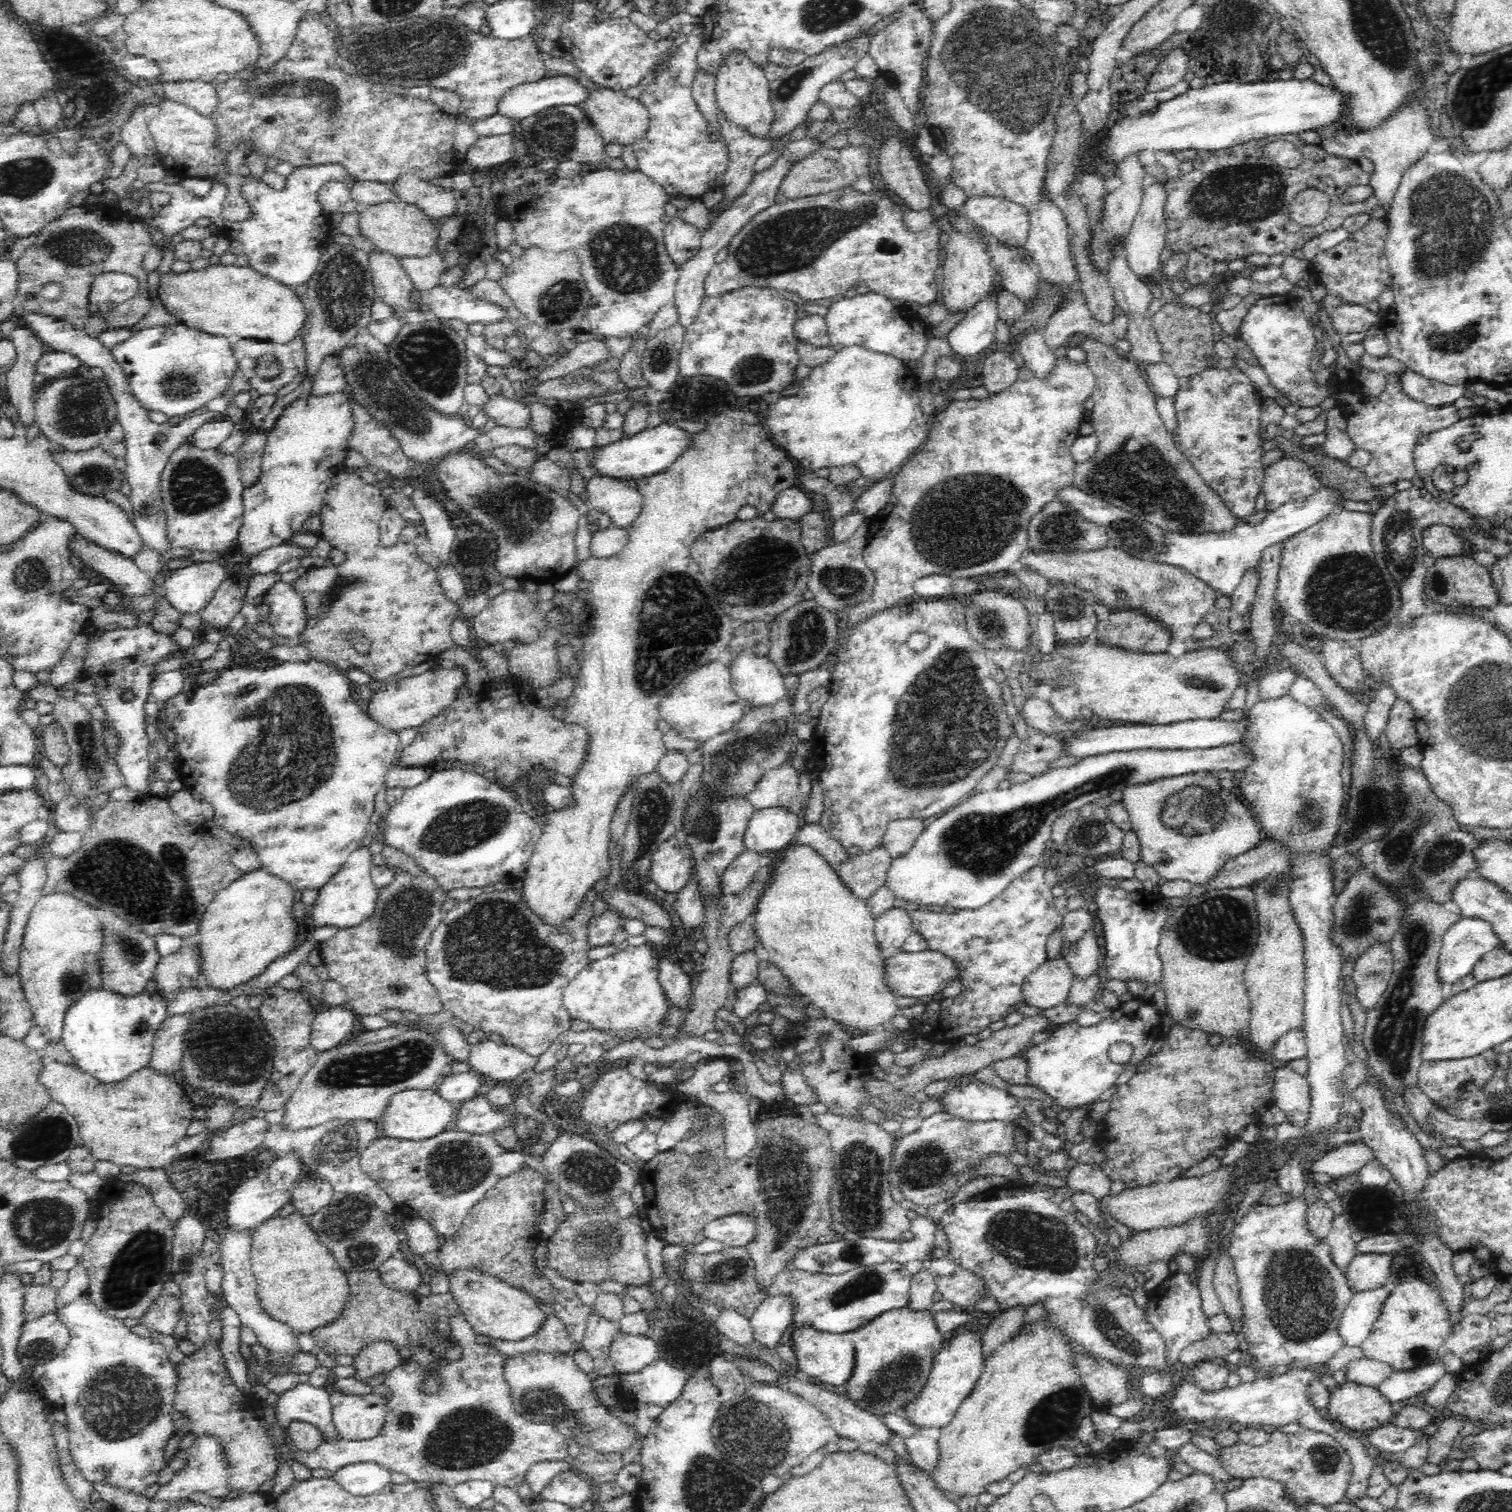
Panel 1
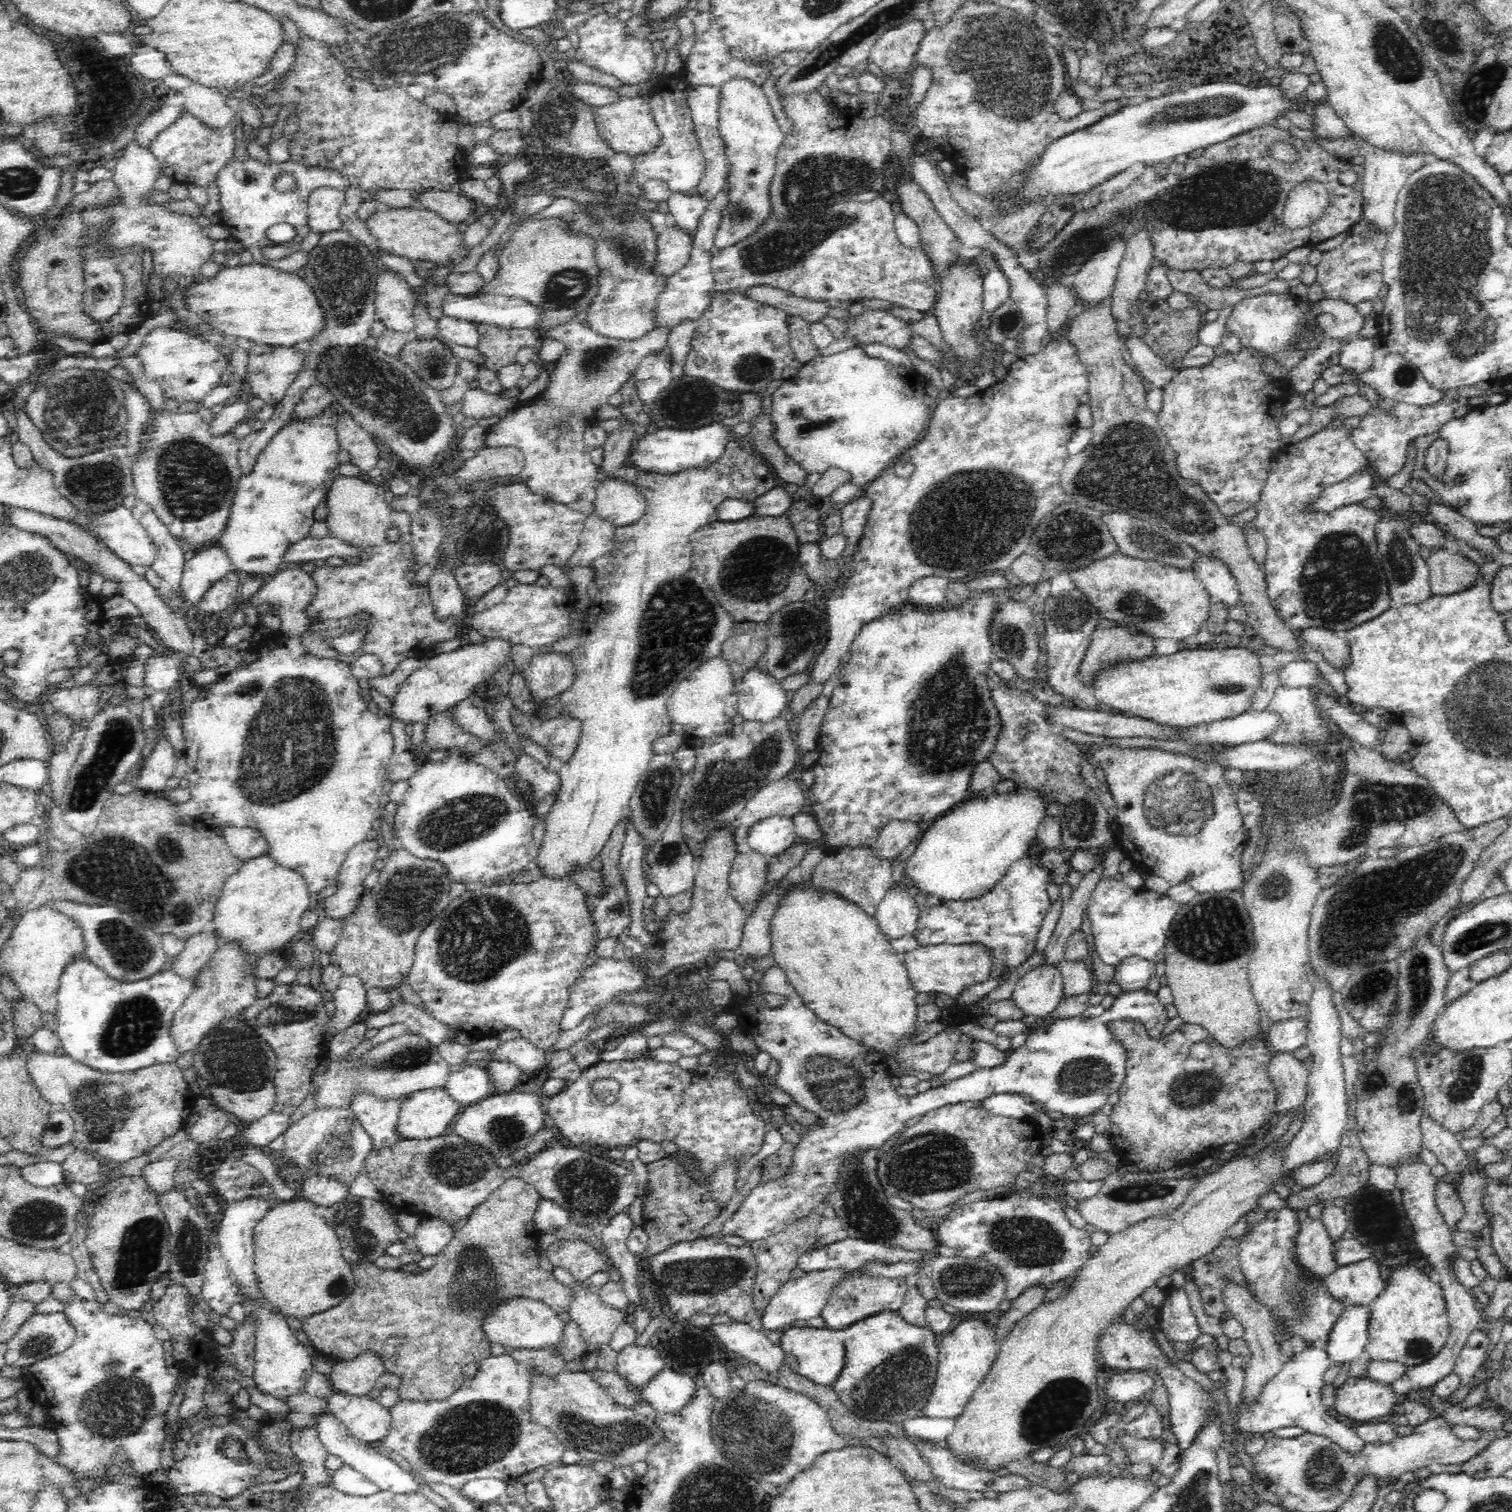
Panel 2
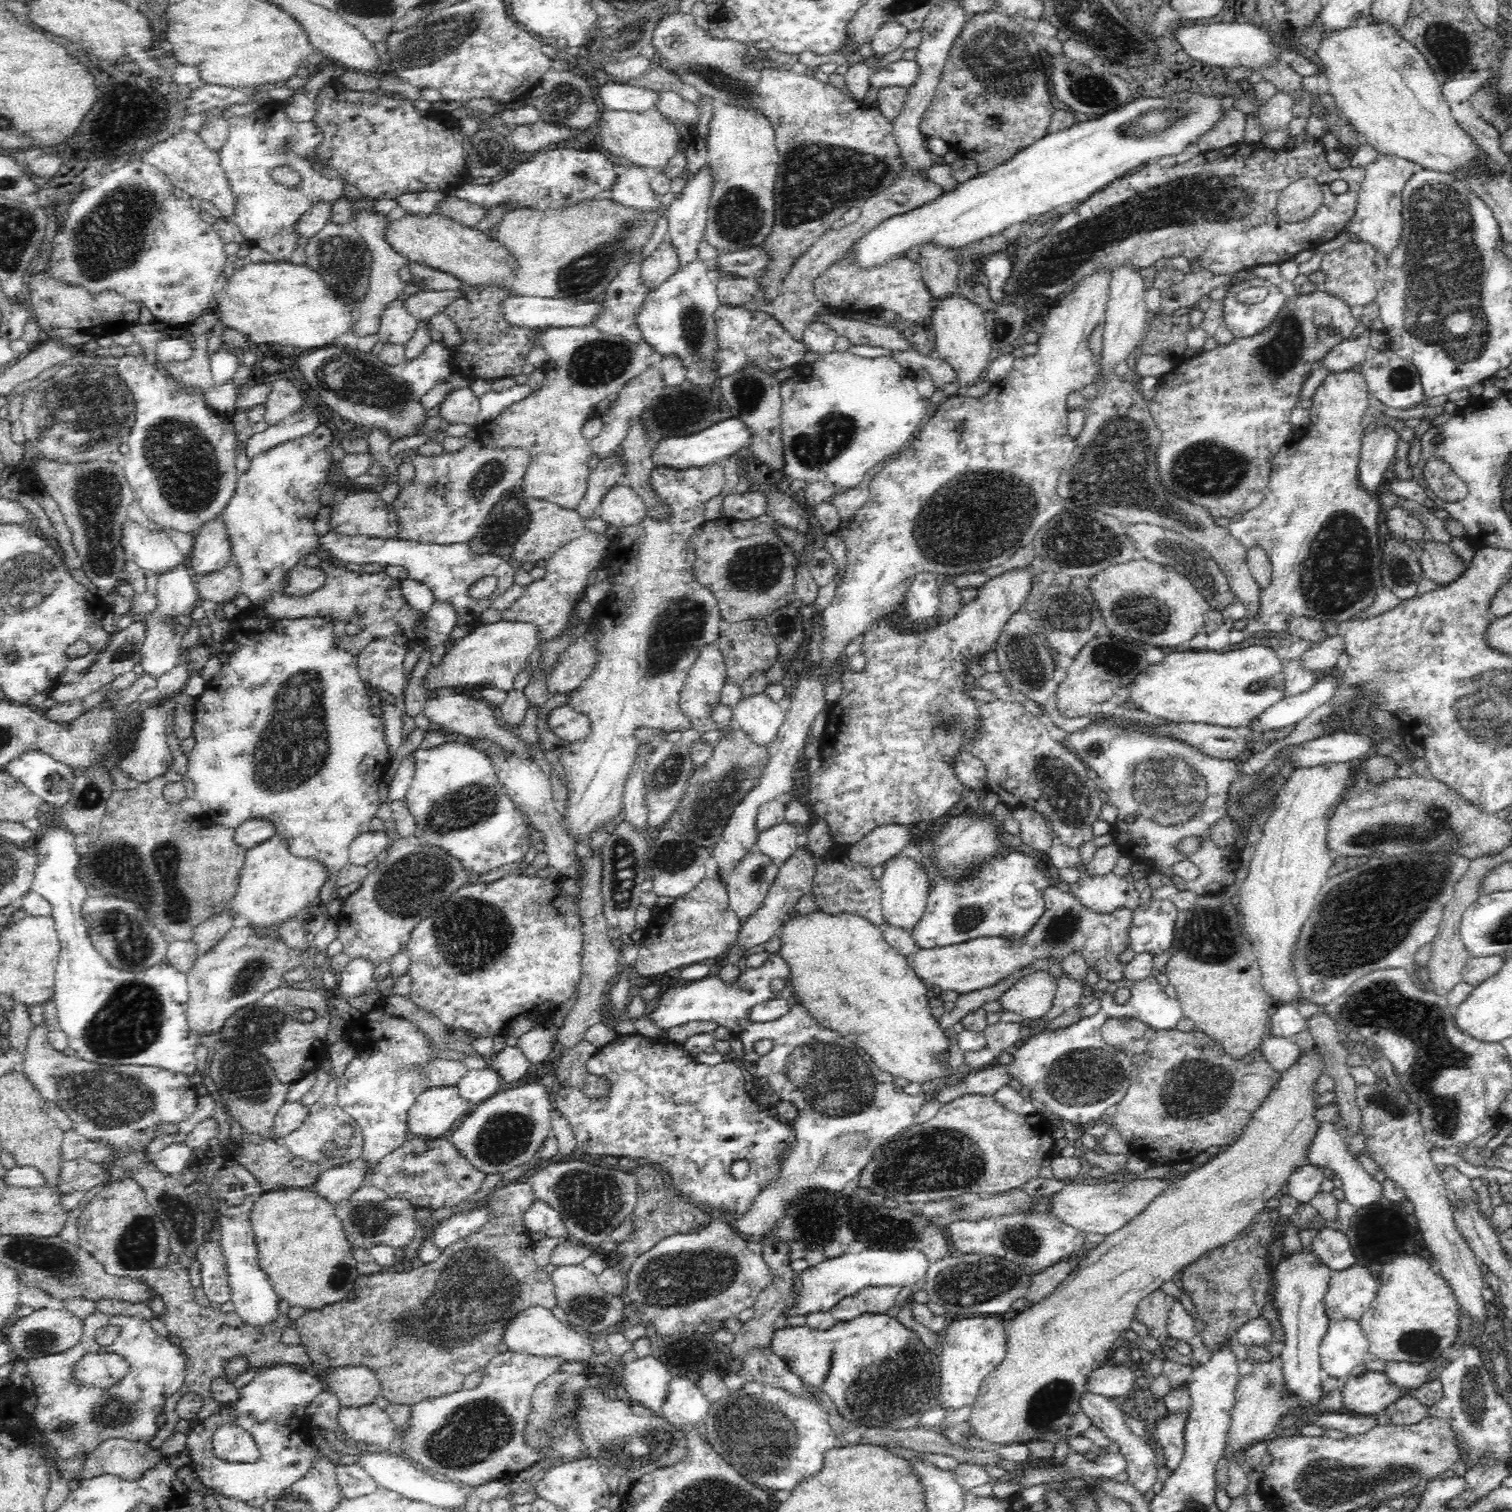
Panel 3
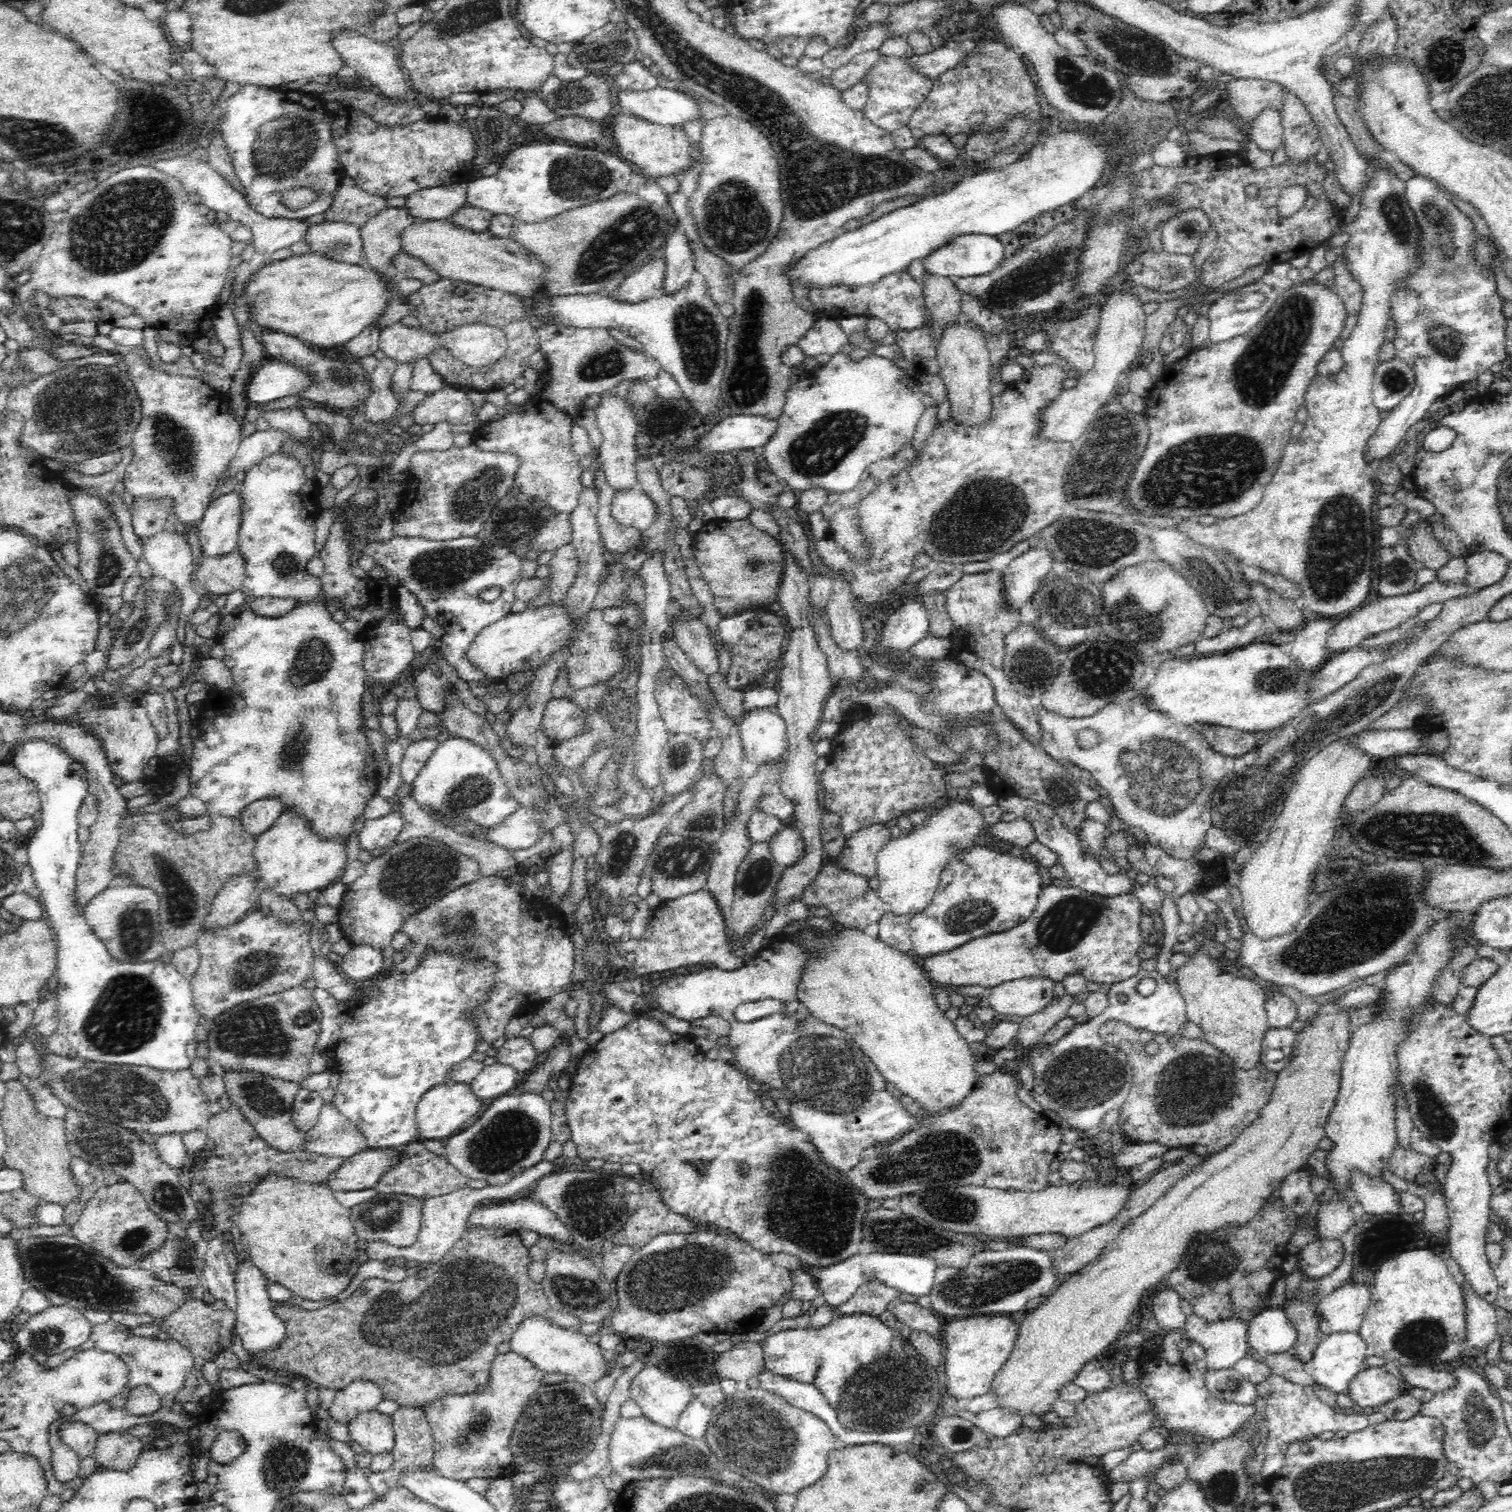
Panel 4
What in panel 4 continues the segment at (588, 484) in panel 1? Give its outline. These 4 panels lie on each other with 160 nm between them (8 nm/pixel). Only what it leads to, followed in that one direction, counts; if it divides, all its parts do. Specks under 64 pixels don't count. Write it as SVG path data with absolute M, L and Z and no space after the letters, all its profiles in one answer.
M638 488L615 491L609 509L618 524L639 532L650 528L657 515L655 504Z

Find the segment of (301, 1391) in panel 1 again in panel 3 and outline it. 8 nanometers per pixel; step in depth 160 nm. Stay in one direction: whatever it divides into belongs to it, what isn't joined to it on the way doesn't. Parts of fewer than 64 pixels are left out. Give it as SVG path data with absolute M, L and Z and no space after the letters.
M352 1443L350 1444L349 1453L352 1453L352 1456L354 1456L353 1463L357 1464L362 1470L365 1470L365 1472L368 1473L368 1476L372 1477L372 1480L376 1483L378 1489L396 1492L406 1499L453 1510L455 1508L465 1508L467 1498L471 1494L468 1486L460 1487L457 1486L456 1483L447 1482L443 1478L432 1476L421 1468L412 1465L412 1463L402 1456L384 1456L384 1454L368 1452L368 1450L364 1449L362 1446Z

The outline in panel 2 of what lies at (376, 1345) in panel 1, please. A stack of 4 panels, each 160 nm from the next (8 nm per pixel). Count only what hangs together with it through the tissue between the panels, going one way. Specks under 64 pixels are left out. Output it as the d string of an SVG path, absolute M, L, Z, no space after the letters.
M364 1351L356 1358L334 1361L329 1378L334 1392L368 1395L373 1388L378 1386L378 1377L384 1373L386 1373L386 1363L384 1363L382 1355L376 1351Z

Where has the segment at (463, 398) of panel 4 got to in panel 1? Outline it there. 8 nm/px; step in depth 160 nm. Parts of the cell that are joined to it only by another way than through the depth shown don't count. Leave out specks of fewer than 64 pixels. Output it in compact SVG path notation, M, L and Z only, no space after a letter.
M492 394L491 402L483 409L491 418L491 423L510 428L532 429L532 412L520 400L508 399L500 394Z

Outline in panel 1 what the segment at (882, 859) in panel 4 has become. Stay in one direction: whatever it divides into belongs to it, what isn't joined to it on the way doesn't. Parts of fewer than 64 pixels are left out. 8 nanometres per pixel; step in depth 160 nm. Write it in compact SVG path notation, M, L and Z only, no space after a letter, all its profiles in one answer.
M903 906L892 908L875 920L875 940L884 957L900 952L913 931L910 912Z

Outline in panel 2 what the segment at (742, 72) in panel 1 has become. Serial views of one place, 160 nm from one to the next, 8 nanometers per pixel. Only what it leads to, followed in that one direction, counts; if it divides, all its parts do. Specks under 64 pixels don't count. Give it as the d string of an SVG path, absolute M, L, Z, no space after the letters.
M730 78L720 87L719 126L726 141L726 184L733 186L714 244L719 249L745 239L771 214L769 188L775 175L775 156L784 142L773 108L761 84L748 78Z

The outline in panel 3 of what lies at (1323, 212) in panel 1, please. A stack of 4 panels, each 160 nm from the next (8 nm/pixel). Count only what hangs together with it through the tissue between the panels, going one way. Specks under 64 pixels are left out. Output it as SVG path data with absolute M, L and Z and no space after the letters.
M1300 178L1282 191L1276 211L1284 223L1302 223L1312 218L1324 202L1321 185L1314 178Z

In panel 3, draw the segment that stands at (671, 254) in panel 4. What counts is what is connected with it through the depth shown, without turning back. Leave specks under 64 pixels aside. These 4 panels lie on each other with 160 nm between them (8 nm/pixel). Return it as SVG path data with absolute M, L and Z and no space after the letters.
M707 160L706 164L689 178L688 183L681 192L681 198L674 199L666 212L669 224L667 237L678 249L680 267L683 267L698 255L698 244L703 239L704 230L706 230L708 208L711 206L710 202L716 185L716 179L712 174L714 174L712 163Z

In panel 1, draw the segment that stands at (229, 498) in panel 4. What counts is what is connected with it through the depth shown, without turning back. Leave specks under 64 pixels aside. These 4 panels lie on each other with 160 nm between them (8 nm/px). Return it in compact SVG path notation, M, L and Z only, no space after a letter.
M199 562L196 565L191 565L189 568L172 570L170 576L165 578L166 582L163 585L166 594L166 600L182 614L198 614L206 609L206 606L212 601L216 590L226 579L225 566L218 562L207 563Z

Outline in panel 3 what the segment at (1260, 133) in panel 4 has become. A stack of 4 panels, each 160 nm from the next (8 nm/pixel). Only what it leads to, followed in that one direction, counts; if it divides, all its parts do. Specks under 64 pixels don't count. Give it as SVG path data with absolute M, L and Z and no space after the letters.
M1285 90L1277 91L1272 99L1263 102L1256 116L1260 119L1260 125L1266 134L1270 130L1282 130L1282 128L1289 126L1294 103L1295 94L1285 92Z

